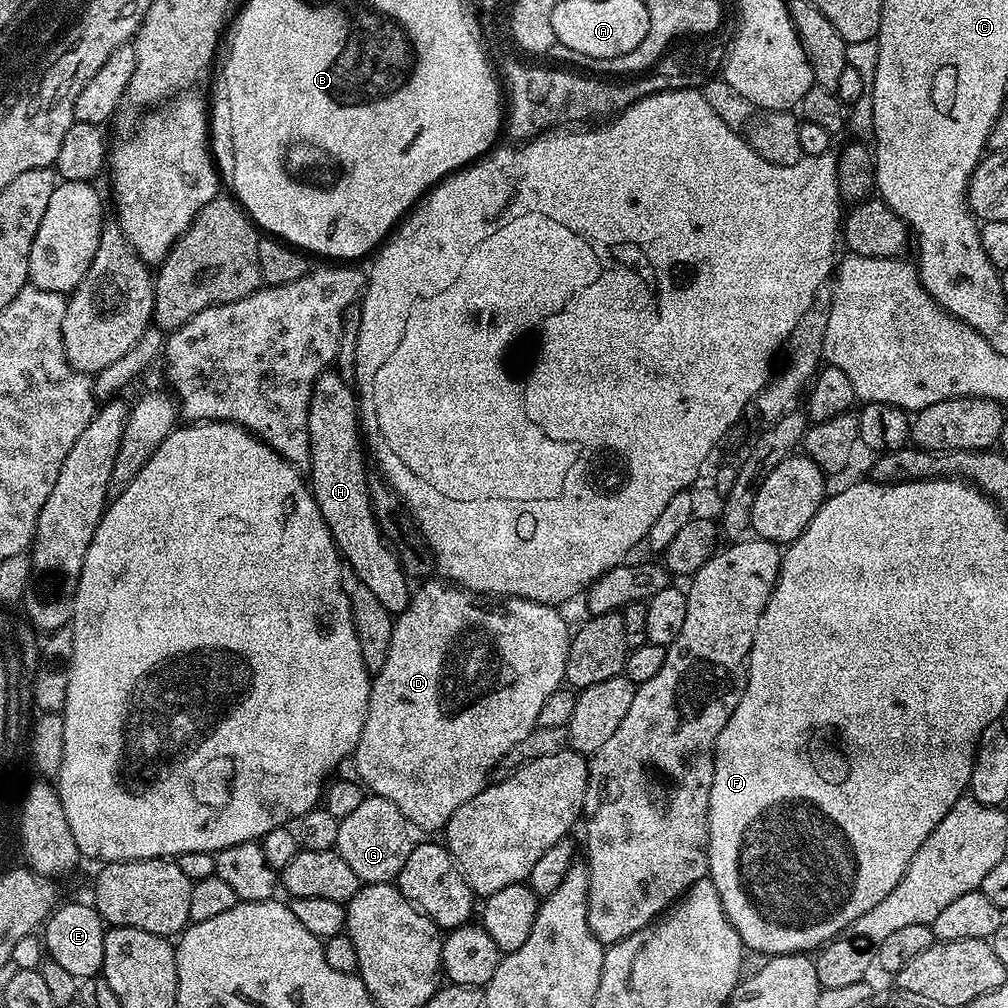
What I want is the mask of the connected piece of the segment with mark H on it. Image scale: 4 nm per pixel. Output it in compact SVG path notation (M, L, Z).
M325 370L312 387L312 397L308 407L308 433L310 434L310 487L312 497L318 502L318 510L322 510L322 518L330 530L340 552L343 563L371 590L378 602L386 606L386 610L399 614L406 610L410 599L409 577L405 576L392 547L380 535L380 527L374 518L374 510L370 502L368 489L369 465L364 465L366 448L362 443L362 425L358 411L358 396L353 385L348 384L333 370Z

